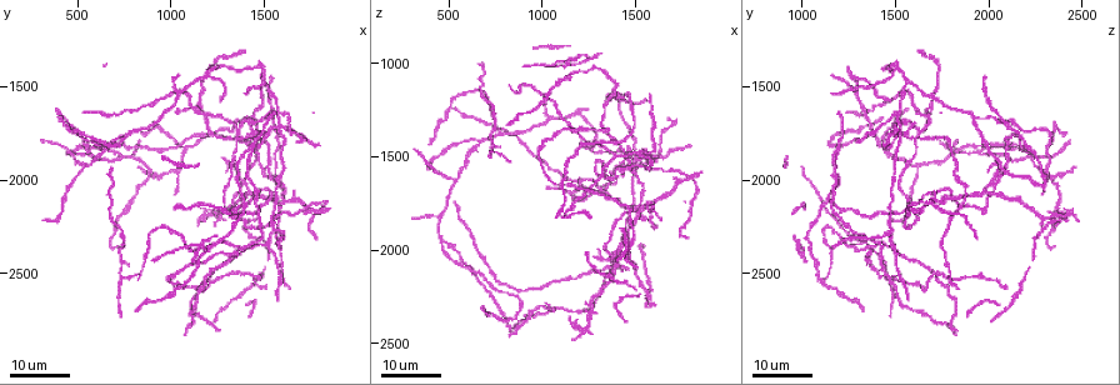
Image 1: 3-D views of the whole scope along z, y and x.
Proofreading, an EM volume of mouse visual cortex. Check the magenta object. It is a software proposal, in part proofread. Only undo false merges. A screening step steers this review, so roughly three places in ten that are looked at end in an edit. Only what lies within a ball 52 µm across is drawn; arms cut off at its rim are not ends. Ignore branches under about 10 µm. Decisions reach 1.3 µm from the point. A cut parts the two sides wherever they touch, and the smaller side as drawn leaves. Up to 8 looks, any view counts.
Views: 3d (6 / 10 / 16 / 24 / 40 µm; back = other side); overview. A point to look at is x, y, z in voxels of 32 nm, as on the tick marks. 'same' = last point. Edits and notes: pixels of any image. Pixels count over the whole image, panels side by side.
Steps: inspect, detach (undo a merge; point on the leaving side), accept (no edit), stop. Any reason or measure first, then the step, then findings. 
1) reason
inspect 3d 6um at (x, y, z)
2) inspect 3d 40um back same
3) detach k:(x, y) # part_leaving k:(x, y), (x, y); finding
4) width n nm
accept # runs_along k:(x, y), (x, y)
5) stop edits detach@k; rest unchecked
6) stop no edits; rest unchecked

branch point
inspect 3d 16um at (540, 1940, 1620)

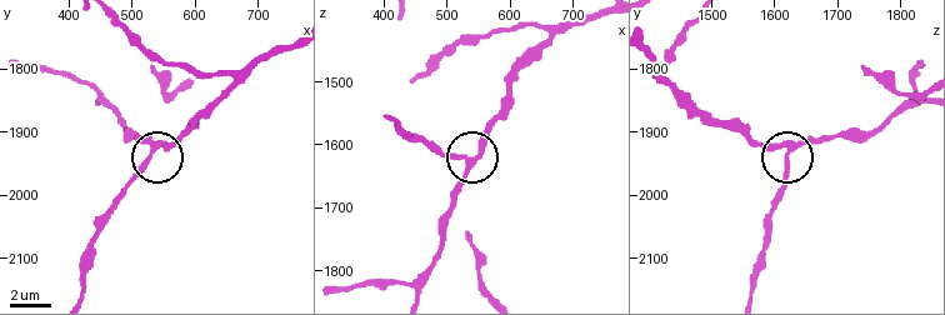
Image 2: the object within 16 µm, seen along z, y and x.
inspect 3d 6um at (535, 1930, 1625)

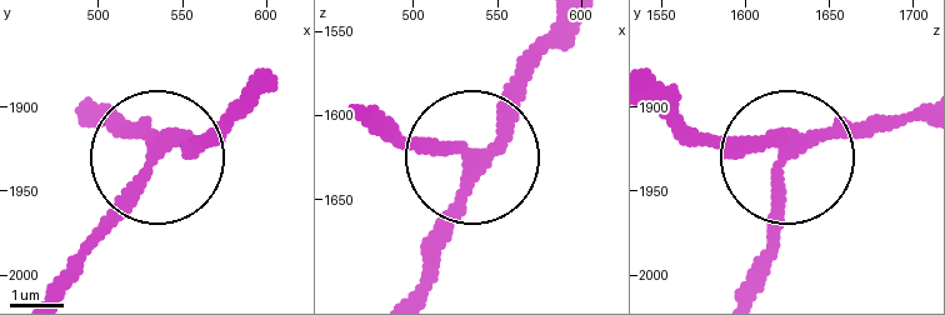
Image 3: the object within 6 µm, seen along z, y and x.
inspect 3d 6um back at (532, 1932, 1622)

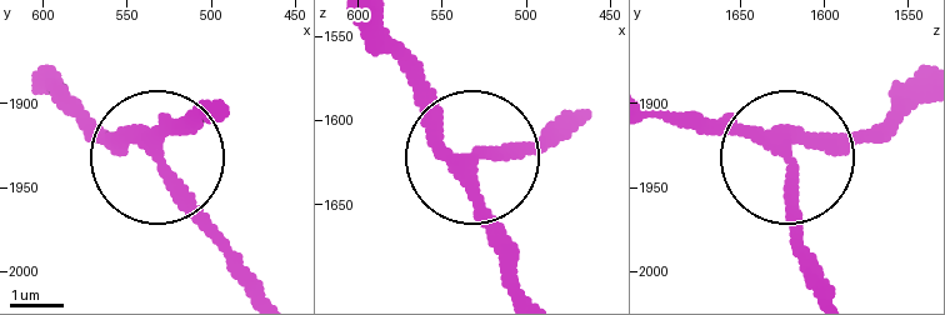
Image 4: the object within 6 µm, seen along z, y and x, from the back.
arms 3
accept # runs_along 4:(656, 110), (786, 155), (804, 266); all the same neuron

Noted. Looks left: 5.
two arms at a narrow angle
inspect 3d 24um at (460, 1860, 1960)

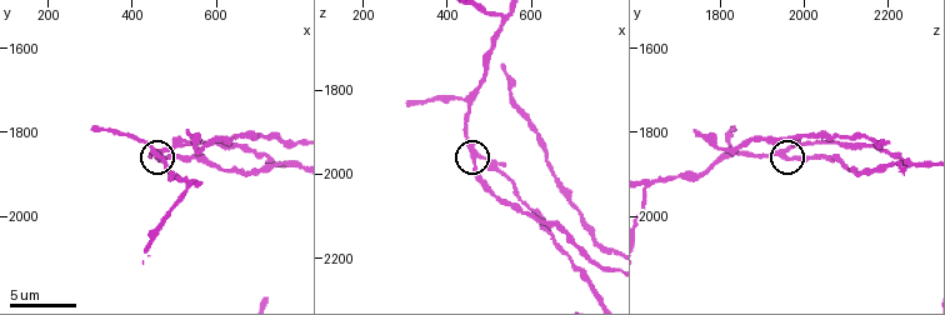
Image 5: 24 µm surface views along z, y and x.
inspect 3d 6um at (460, 1860, 1950)

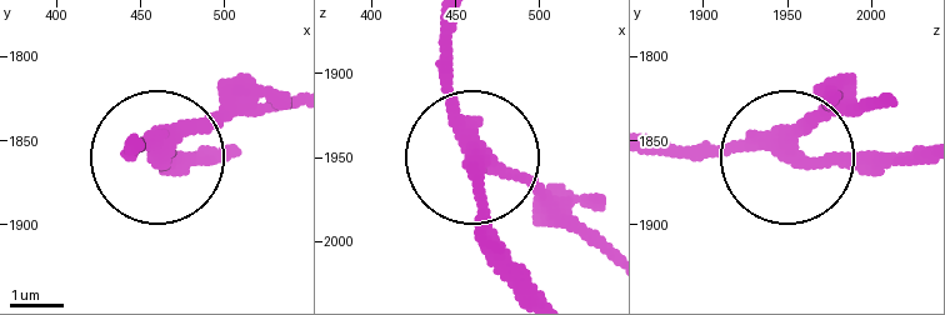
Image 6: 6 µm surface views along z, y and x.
width 290 nm
accept # runs_along 6:(600, 253), (470, 163), (493, 270); one neuron here

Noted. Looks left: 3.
three-way junction
inspect 3d 16um at (1400, 2100, 1120)

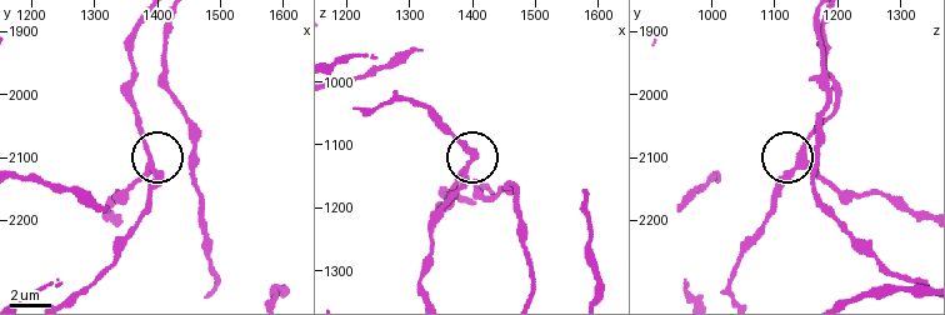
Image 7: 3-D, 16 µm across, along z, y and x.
inspect 3d 10um at (1395, 2115, 1140)

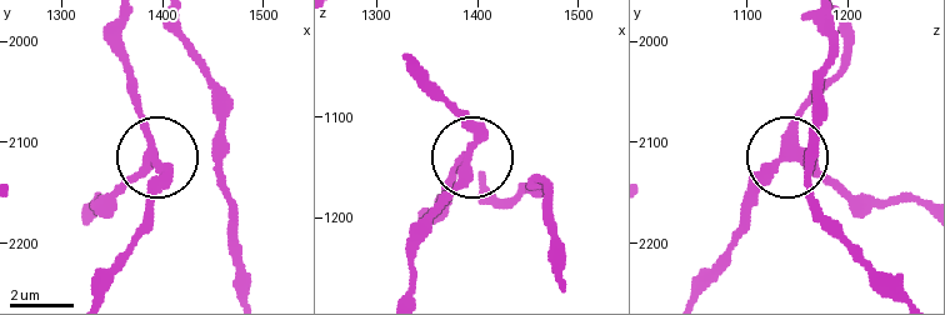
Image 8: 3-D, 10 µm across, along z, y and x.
arms 3
accept # runs_along 8:(924, 210), (844, 196), (788, 159), (741, 216); all the same neuron

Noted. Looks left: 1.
stop no edits; rest unchecked

